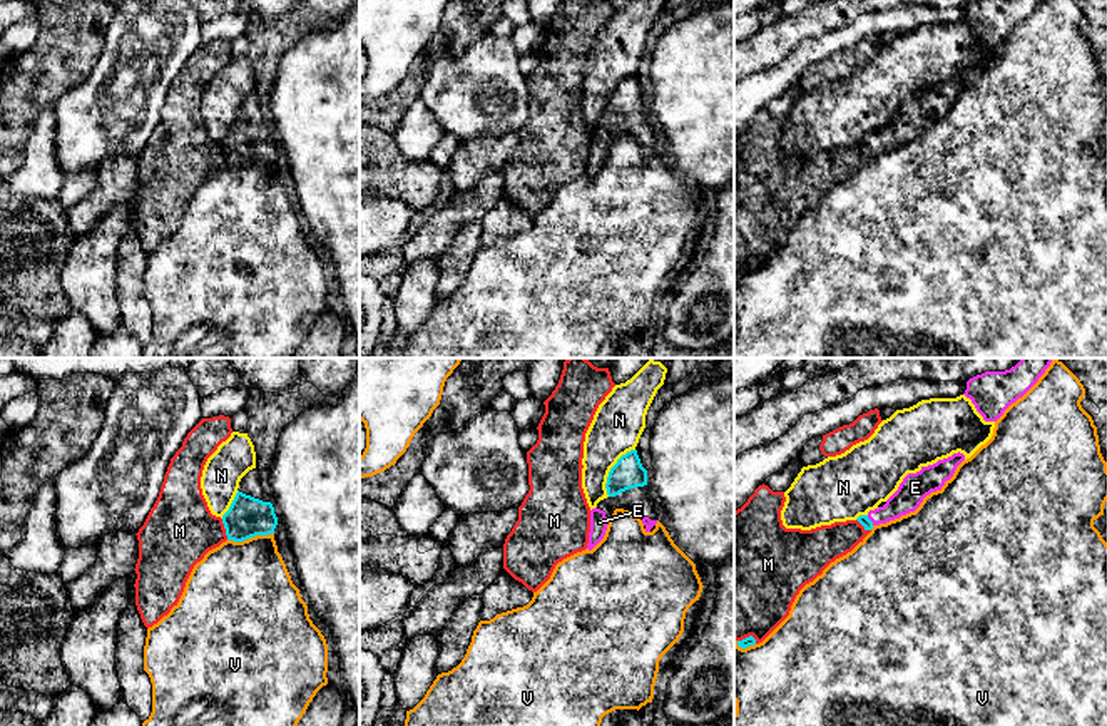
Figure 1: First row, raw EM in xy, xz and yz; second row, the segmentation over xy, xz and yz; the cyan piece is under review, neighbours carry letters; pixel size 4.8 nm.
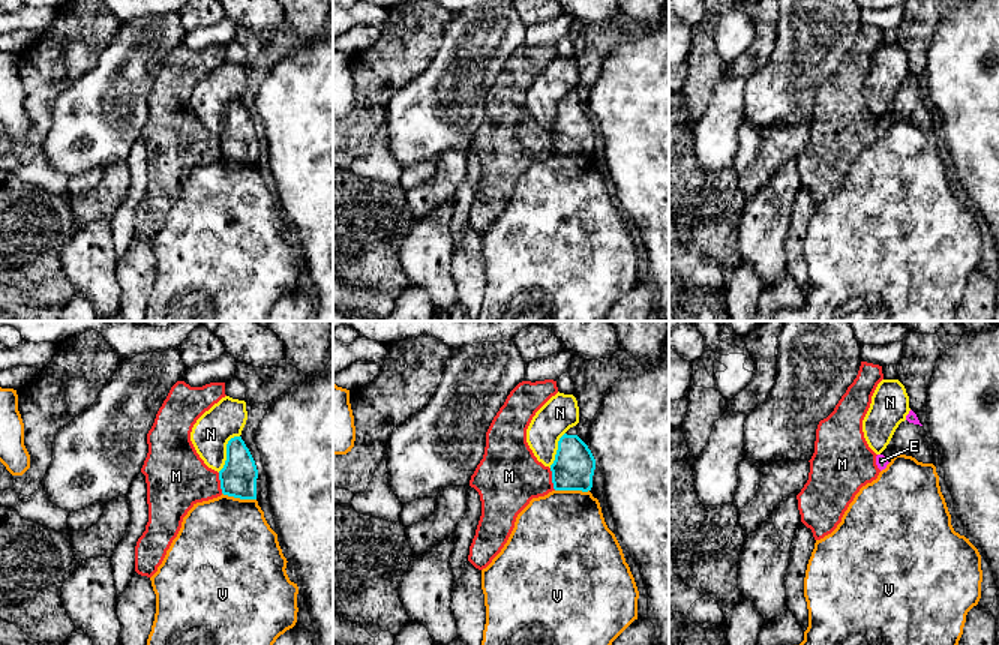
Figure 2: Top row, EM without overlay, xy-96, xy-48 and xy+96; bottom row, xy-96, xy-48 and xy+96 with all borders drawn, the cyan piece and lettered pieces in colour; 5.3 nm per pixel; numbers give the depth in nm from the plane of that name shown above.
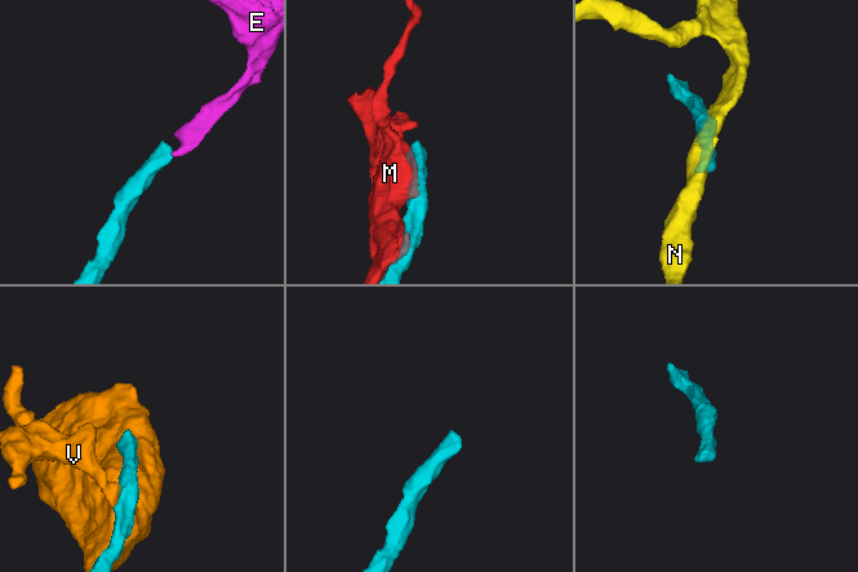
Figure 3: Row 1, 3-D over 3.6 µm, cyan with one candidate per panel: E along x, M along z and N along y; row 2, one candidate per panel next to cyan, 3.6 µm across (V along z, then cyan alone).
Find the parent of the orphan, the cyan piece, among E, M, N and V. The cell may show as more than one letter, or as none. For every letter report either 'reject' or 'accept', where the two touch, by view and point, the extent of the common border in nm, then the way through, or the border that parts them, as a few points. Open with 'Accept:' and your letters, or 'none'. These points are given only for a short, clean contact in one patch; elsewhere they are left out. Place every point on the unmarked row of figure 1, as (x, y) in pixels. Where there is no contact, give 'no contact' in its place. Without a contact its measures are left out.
Accept: E
E: accept | yz (870, 146) | 60 nm | across yz (863, 144), (870, 146), (893, 134), (912, 116)
M: reject | xy (226, 154) | 110 nm
N: reject | xz (611, 96) | 260 nm
V: reject | xy (249, 163) | 220 nm

